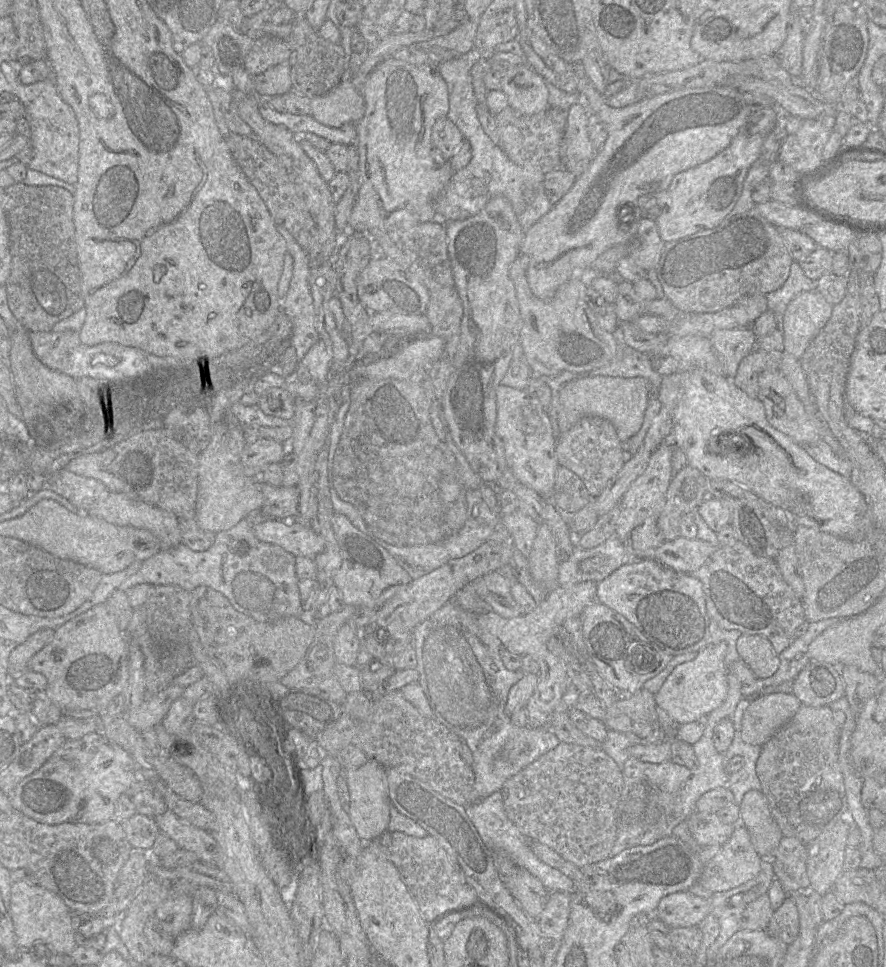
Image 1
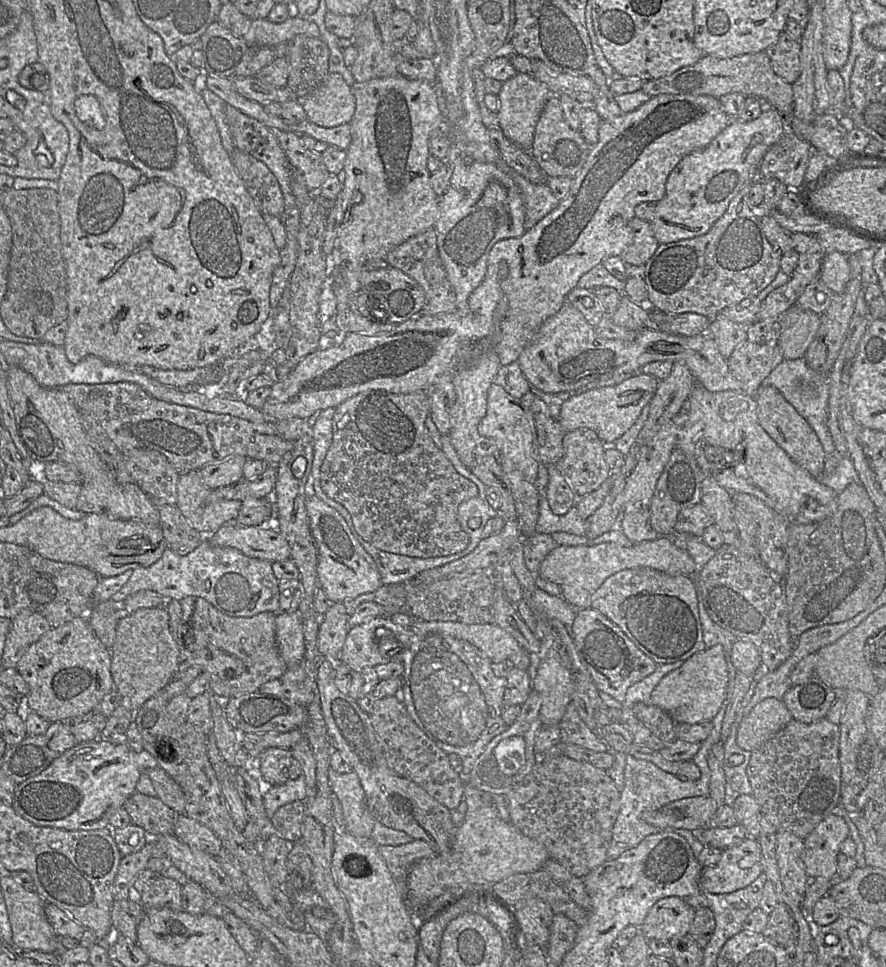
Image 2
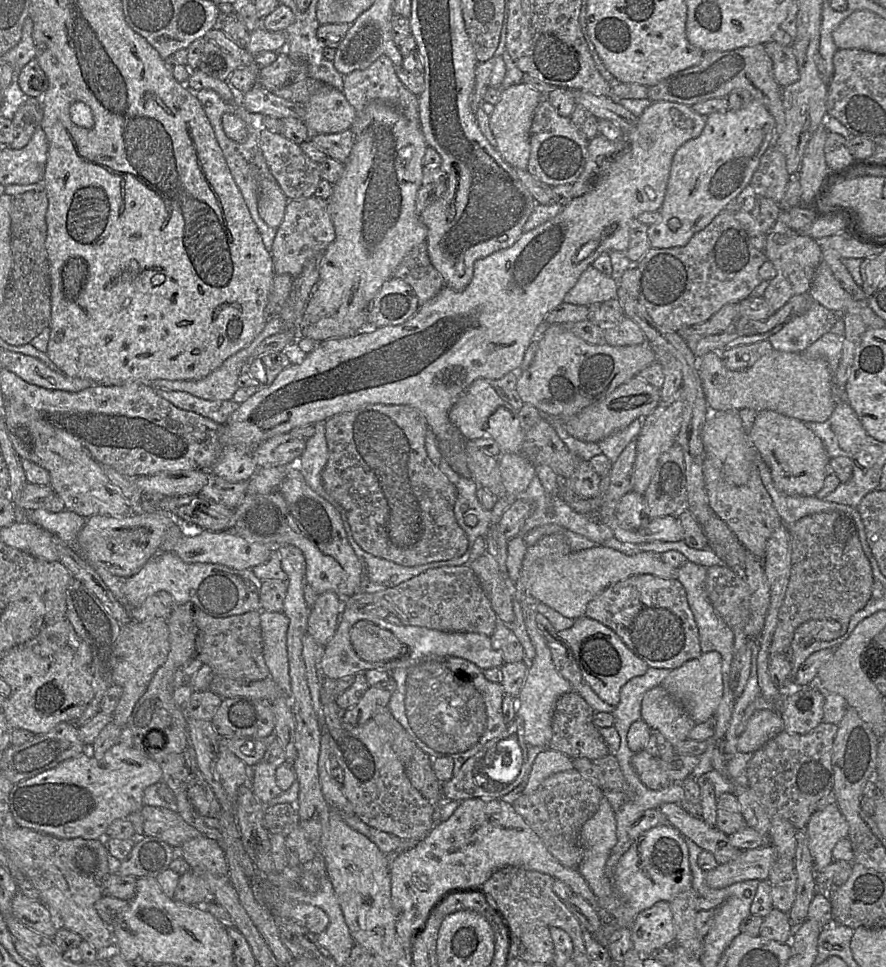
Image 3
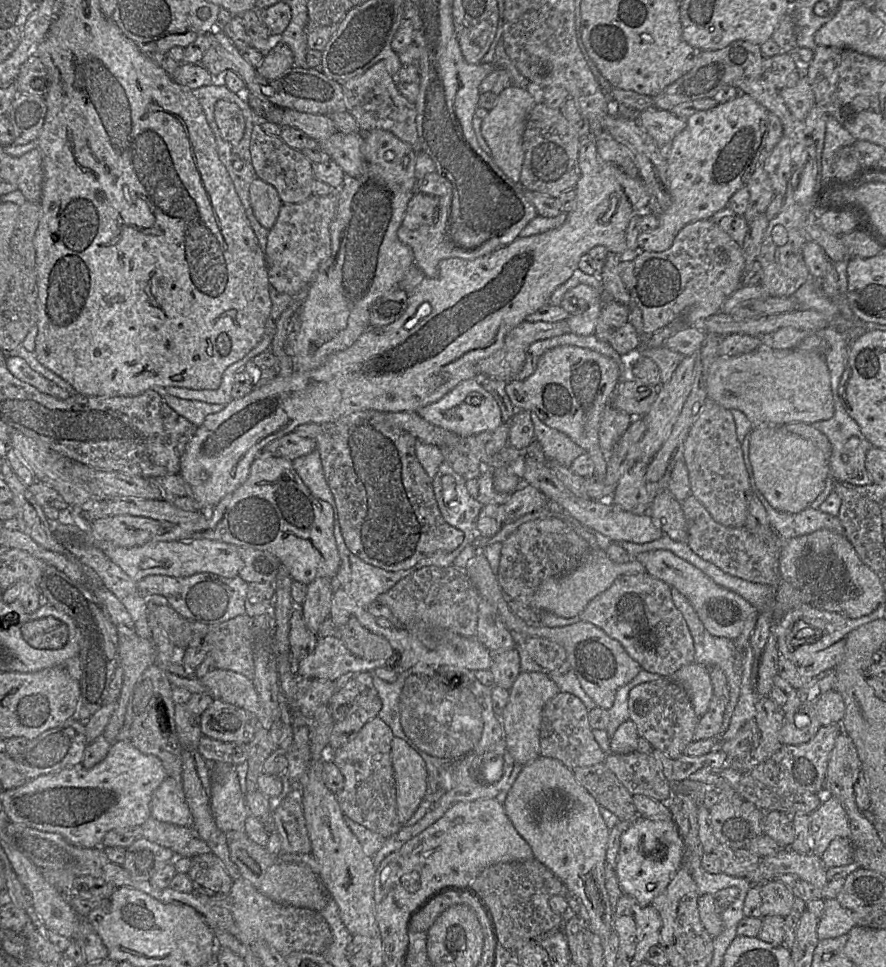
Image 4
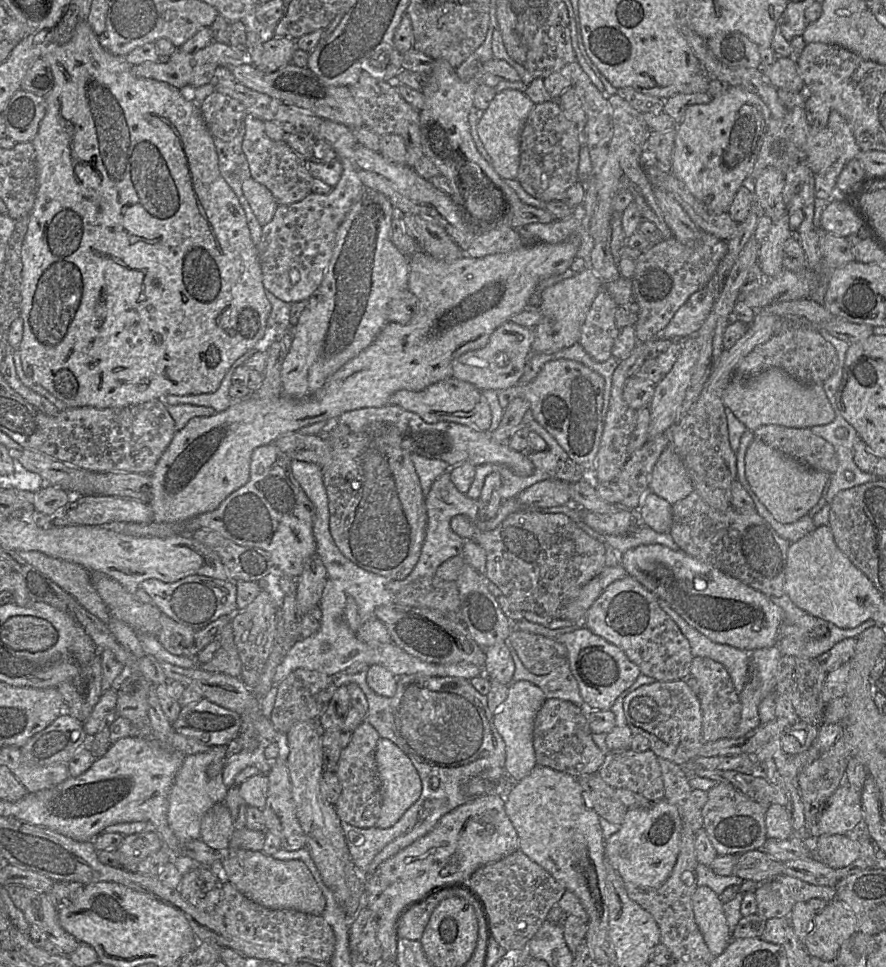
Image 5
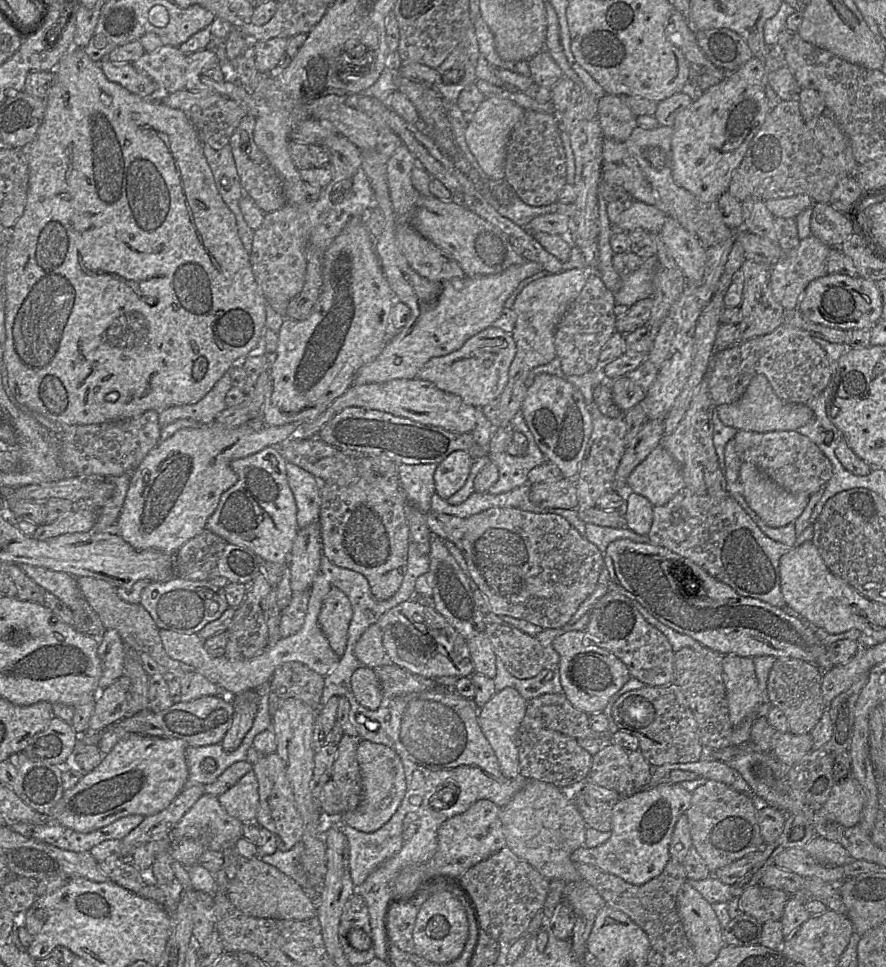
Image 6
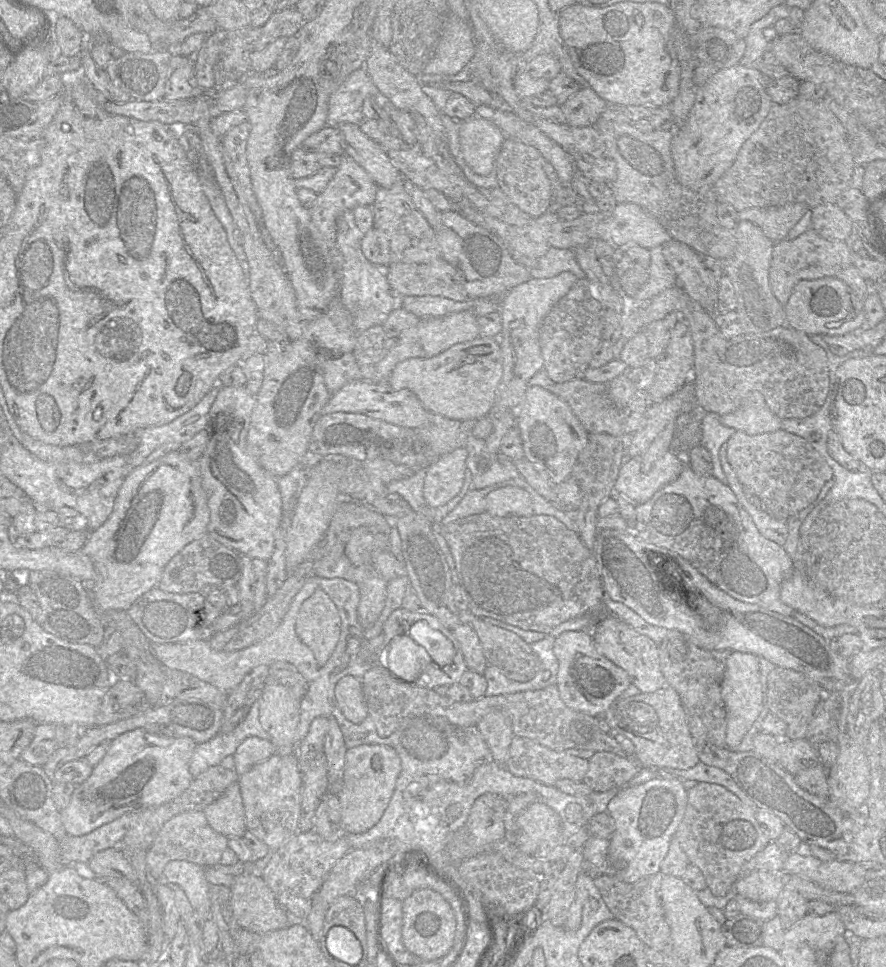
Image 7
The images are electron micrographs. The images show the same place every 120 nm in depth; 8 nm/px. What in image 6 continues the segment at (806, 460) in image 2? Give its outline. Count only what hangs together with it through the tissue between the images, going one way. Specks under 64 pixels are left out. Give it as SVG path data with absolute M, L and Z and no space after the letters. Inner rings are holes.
M741 463L740 478L747 503L770 527L794 522L809 501L809 495L782 489L752 463Z

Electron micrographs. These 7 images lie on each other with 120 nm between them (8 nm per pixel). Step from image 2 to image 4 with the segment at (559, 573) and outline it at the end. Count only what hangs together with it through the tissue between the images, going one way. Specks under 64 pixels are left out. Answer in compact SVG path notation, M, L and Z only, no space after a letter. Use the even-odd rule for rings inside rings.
M597 547L591 549L580 565L568 575L543 581L536 590L530 607L536 611L549 611L563 618L579 617L590 601L606 591L617 578L639 573L646 573L646 569L635 558L627 563L615 563L609 559L606 551Z

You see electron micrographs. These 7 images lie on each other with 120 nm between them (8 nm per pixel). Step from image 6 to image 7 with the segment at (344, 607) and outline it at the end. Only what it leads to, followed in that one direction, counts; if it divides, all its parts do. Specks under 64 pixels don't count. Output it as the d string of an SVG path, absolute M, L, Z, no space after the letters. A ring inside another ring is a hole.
M318 588L302 603L295 631L322 667L331 657L341 635L339 612L326 592Z

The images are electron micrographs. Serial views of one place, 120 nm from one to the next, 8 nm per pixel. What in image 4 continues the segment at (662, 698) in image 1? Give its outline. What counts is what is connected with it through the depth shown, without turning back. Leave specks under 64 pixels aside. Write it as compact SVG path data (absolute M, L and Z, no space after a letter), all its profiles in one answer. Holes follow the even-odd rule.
M693 662L678 669L670 678L686 690L696 715L699 718L704 715L713 695L708 667Z

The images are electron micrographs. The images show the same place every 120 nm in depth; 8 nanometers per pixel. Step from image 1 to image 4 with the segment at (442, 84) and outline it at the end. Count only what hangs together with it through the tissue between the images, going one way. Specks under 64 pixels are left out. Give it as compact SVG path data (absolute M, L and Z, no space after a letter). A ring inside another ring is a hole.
M372 130L364 134L364 145L362 146L362 154L364 158L364 167L362 173L358 177L347 177L343 185L338 191L338 203L335 215L330 224L331 235L331 250L330 255L320 265L312 283L306 290L303 290L299 296L292 296L293 298L300 299L301 306L299 308L300 328L295 341L295 354L294 354L294 370L309 371L320 367L332 354L343 351L352 346L355 341L366 331L370 325L370 309L373 303L398 287L402 279L405 277L407 271L415 264L413 252L409 246L402 243L398 236L397 231L402 226L403 219L407 210L407 206L411 198L416 192L417 177L415 173L415 163L417 152L408 143L399 139L390 131L386 130Z

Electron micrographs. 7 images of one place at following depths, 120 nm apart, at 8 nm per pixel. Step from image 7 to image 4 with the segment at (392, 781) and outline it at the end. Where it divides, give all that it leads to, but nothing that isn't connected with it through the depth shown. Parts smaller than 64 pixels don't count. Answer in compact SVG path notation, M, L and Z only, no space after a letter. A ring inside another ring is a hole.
M394 737L391 762L396 786L396 808L404 825L424 799L428 787L428 771L424 759L406 741Z

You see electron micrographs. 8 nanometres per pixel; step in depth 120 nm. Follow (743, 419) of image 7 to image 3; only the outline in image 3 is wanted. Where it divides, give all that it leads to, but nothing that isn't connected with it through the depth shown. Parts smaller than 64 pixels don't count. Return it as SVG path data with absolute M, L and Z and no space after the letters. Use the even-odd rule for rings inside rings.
M773 349L761 357L752 367L742 371L729 370L719 352L708 352L698 358L698 369L708 409L711 411L739 411L743 408L757 412L771 410L798 419L803 423L828 420L836 407L833 395L833 376L824 359L808 359L800 352L783 352Z

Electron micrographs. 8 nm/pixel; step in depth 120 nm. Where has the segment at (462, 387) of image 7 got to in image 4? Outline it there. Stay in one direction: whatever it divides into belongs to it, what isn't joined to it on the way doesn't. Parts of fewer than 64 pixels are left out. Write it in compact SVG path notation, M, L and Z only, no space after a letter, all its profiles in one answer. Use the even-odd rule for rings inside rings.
M566 320L557 322L523 321L509 331L503 347L478 364L478 376L510 382L522 369L529 346L538 340L569 332Z

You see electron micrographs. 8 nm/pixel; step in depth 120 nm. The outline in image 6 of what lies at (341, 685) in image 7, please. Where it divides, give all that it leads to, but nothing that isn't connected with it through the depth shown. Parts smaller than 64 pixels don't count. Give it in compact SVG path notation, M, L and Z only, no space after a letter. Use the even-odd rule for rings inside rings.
M367 666L358 668L351 677L351 688L356 700L364 707L375 710L383 693L376 670Z

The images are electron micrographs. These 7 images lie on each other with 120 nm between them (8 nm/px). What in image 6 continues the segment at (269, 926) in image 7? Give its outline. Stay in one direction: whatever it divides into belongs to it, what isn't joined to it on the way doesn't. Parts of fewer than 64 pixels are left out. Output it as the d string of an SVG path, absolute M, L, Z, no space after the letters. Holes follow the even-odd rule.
M259 856L241 859L226 893L231 903L248 916L287 920L307 920L316 916L315 902L301 886L275 866L263 862Z

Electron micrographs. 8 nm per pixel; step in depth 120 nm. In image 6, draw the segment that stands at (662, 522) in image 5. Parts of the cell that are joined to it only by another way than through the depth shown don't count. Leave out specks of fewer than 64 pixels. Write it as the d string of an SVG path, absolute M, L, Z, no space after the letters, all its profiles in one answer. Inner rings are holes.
M628 487L616 490L624 499L622 514L626 527L640 535L647 535L653 522L652 503L642 495L639 495Z

